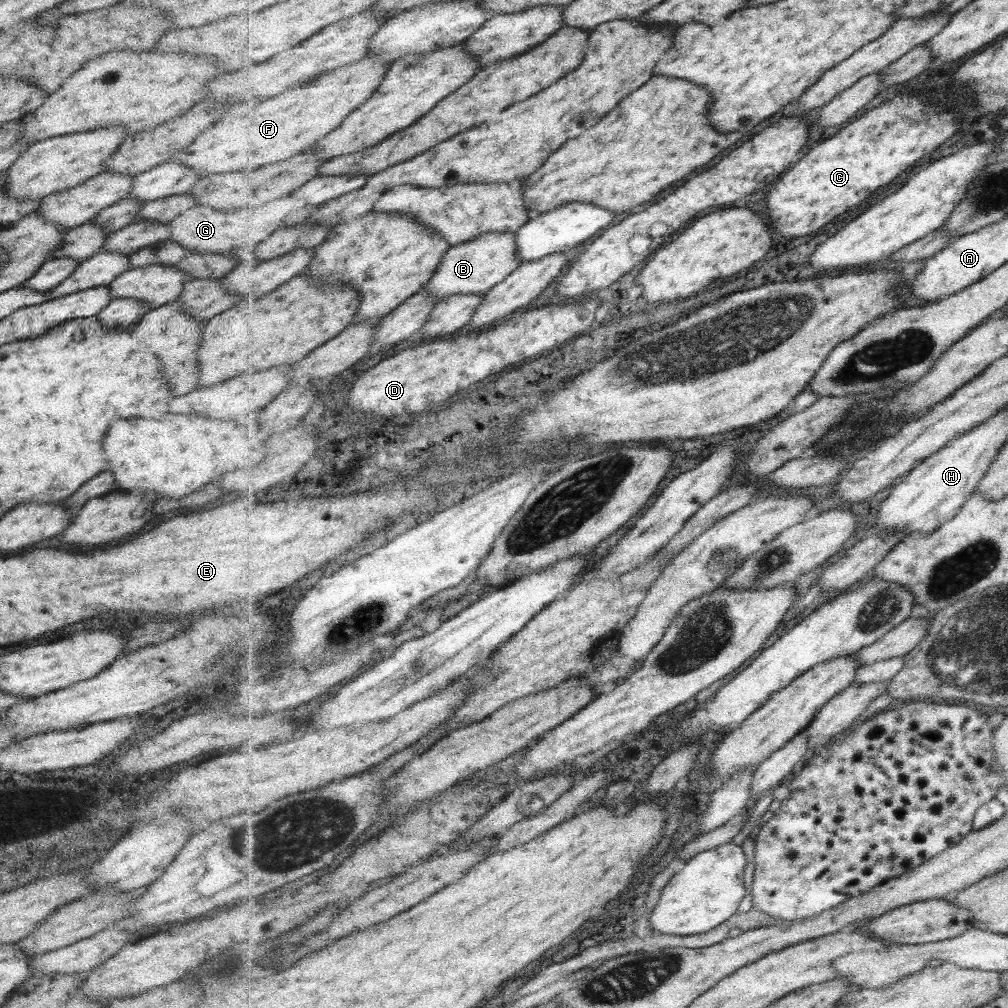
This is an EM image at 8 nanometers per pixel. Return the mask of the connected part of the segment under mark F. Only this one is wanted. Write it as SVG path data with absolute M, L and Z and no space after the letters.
M369 56L335 71L320 74L315 82L307 82L297 90L285 90L283 94L261 102L259 106L233 106L219 122L199 134L193 144L176 150L171 161L191 166L199 174L221 174L247 168L259 168L287 160L305 152L313 142L325 139L339 129L351 113L367 103L382 86L390 68L384 62Z

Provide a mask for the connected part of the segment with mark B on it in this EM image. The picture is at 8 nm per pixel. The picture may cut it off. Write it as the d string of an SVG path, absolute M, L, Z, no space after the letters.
M485 233L473 240L450 247L425 289L437 302L452 294L483 295L505 281L521 264L516 233Z

